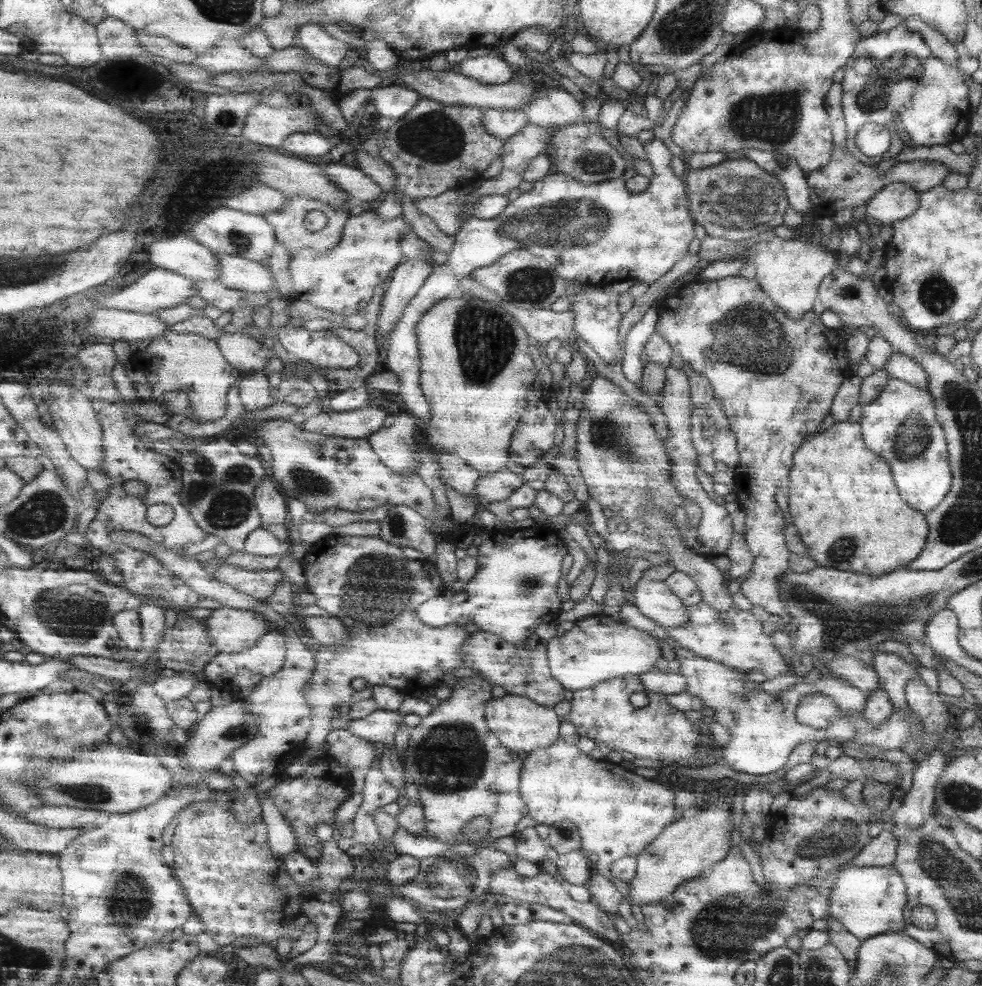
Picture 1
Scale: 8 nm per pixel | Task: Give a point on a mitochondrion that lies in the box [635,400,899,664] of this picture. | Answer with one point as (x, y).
(844, 548)

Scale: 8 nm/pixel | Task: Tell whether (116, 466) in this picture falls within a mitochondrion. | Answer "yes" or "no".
no

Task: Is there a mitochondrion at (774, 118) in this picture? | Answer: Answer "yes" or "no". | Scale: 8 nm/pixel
yes

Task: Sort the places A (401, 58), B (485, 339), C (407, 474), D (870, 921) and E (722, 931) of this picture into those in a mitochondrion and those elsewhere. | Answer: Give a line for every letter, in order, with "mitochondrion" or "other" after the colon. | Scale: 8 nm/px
A: other
B: mitochondrion
C: other
D: other
E: mitochondrion

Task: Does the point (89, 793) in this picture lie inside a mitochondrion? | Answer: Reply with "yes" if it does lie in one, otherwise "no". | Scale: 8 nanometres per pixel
yes

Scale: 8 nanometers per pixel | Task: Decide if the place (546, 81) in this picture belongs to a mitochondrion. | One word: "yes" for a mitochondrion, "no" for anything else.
no

